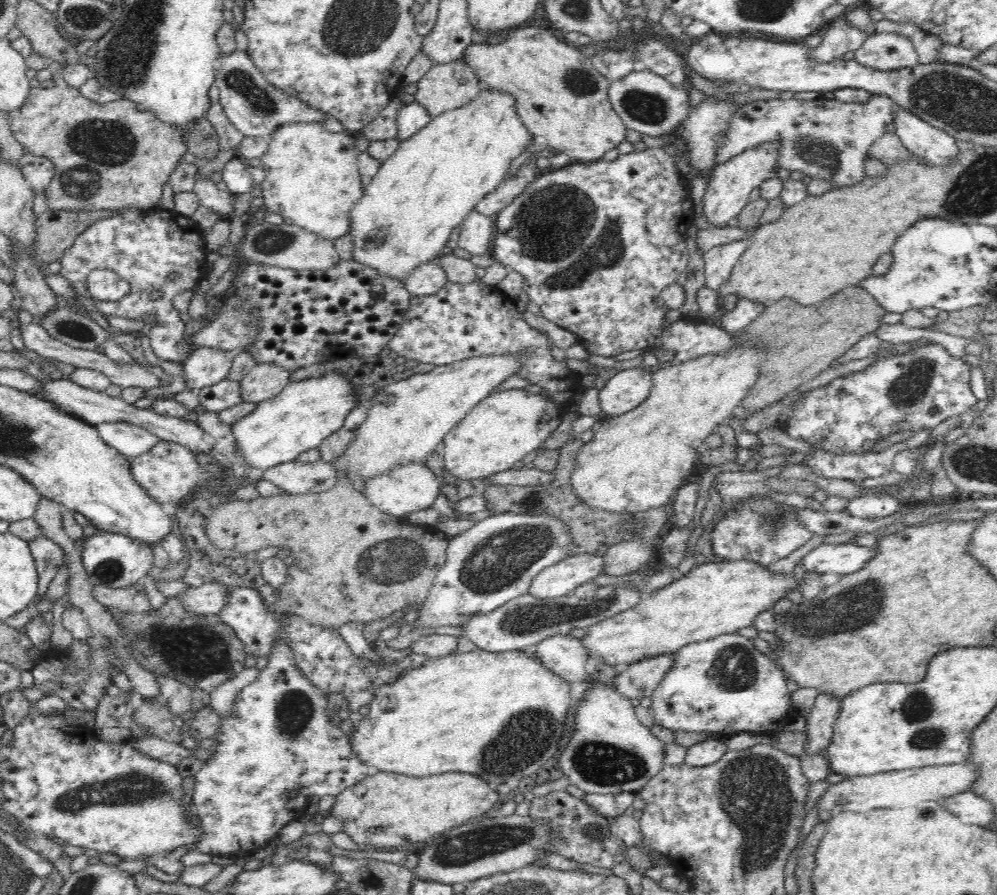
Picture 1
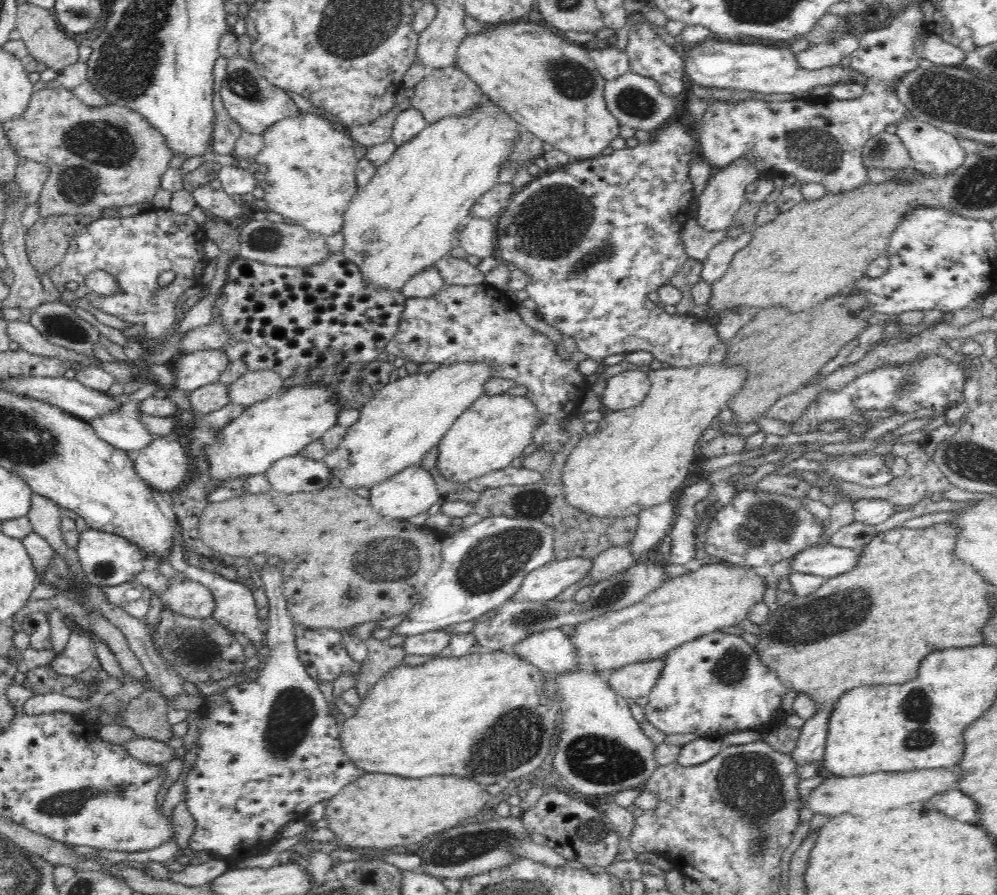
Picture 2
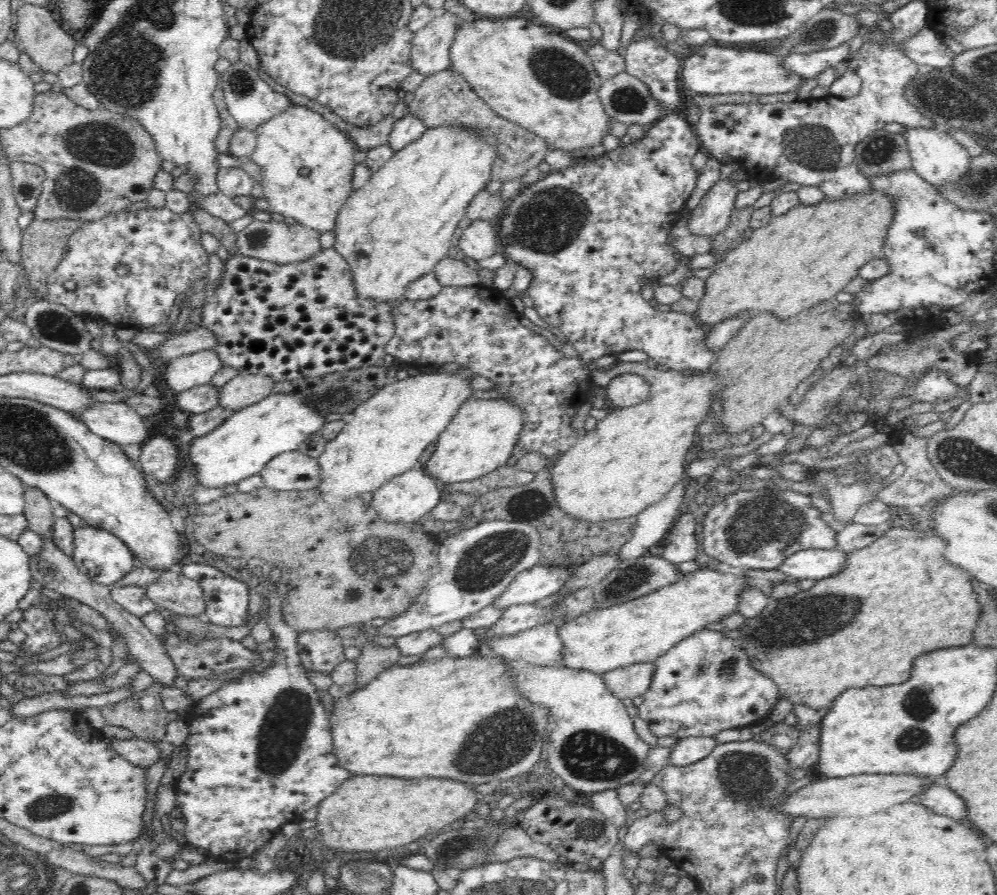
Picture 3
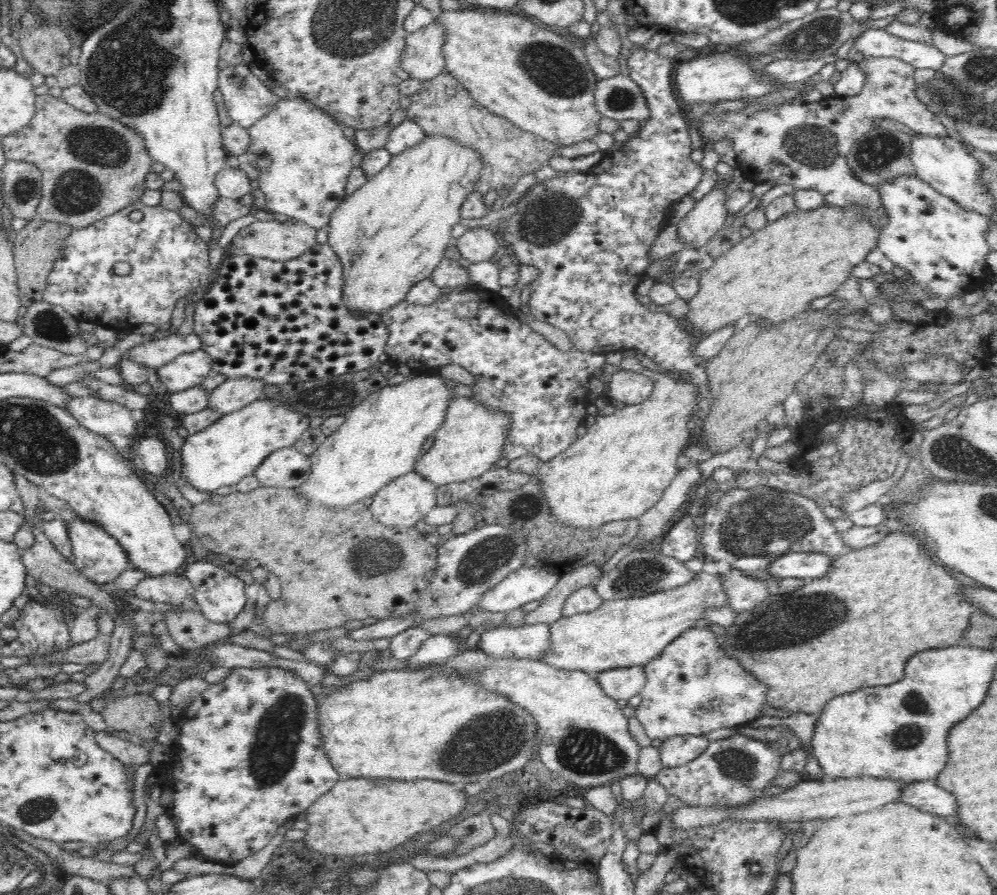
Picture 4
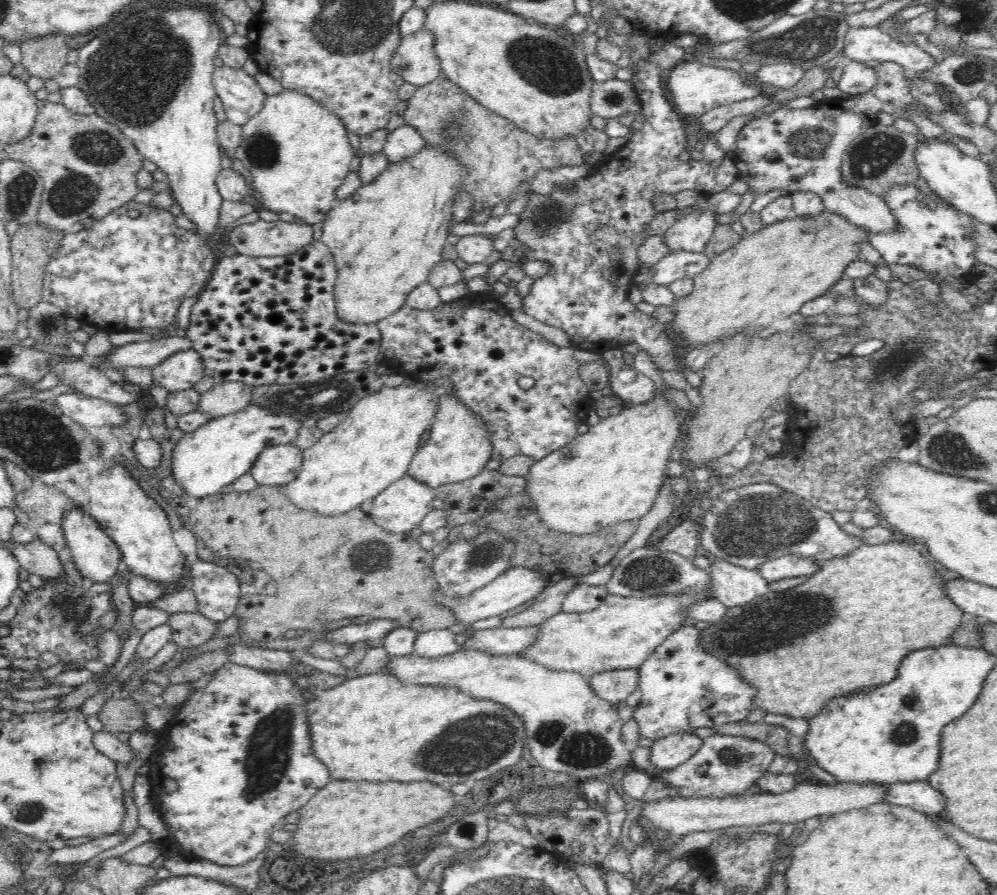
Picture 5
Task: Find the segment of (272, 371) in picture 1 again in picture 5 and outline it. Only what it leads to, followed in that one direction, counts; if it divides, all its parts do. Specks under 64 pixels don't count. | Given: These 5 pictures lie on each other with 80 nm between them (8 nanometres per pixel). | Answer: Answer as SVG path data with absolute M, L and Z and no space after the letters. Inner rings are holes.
M243 382L216 383L210 390L200 394L197 410L211 416L212 418L226 416L238 412L250 404L250 397L254 386Z

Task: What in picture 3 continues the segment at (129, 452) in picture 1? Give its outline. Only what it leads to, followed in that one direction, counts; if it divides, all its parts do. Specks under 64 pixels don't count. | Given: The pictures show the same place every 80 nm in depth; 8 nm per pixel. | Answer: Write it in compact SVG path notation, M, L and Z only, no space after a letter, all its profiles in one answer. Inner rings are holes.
M99 402L77 416L94 434L118 445L141 446L149 438L146 418L124 402Z

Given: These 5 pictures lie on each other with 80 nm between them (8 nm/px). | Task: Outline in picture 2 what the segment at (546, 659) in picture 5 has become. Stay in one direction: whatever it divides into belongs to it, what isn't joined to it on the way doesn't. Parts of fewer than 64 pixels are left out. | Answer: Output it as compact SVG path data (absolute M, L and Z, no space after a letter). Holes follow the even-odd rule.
M723 562L705 565L668 580L636 604L575 624L570 643L576 647L577 662L608 673L607 683L616 694L634 699L648 696L661 675L665 665L662 658L668 651L710 632L737 626L754 603L763 601L765 582L765 571L752 567Z

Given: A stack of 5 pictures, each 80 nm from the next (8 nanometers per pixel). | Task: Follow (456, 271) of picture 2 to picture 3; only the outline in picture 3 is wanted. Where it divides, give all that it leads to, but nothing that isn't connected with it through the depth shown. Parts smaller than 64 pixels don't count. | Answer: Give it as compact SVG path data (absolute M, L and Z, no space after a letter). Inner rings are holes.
M447 255L434 266L433 271L443 287L479 285L480 277L477 269L466 265L462 259L455 260Z

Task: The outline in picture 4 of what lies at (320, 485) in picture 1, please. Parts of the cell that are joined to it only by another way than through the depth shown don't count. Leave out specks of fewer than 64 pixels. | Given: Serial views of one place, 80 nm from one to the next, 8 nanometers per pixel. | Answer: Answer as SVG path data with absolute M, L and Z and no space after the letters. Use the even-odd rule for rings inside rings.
M292 446L268 454L253 475L262 486L298 488L307 481L310 471L311 462L308 457Z

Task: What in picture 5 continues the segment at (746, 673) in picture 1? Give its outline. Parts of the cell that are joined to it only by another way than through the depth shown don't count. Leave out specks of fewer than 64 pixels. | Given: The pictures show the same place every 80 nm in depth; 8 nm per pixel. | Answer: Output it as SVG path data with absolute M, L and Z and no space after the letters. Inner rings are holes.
M682 625L674 630L639 666L638 671L642 695L633 718L639 724L640 734L653 741L674 733L692 733L696 728L736 723L748 718L750 712L756 709L753 705L756 689L750 686L735 668L702 650L700 632L692 625Z

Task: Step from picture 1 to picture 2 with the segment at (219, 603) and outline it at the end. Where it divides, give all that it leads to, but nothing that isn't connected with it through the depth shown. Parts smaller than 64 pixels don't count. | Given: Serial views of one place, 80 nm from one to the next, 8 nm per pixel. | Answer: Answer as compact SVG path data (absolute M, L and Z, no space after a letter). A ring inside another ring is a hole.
M170 577L170 586L158 596L165 608L190 618L208 618L216 606L211 590L192 580Z

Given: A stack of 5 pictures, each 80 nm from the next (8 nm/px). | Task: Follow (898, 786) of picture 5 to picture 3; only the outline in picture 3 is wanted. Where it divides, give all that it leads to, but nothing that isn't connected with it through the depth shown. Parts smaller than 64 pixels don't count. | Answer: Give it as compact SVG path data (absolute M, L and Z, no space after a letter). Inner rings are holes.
M939 783L924 787L912 801L942 816L949 816L962 822L967 818L966 801L958 796L958 793Z

